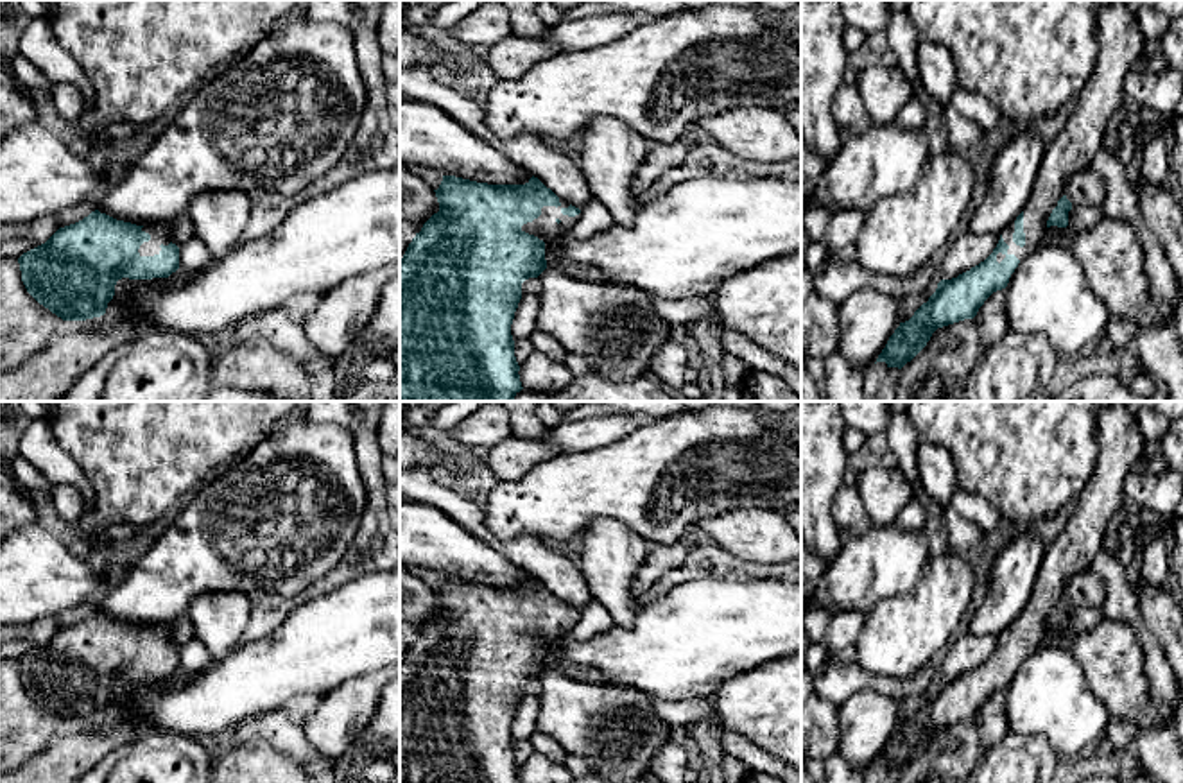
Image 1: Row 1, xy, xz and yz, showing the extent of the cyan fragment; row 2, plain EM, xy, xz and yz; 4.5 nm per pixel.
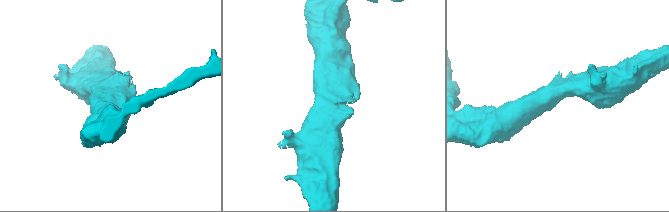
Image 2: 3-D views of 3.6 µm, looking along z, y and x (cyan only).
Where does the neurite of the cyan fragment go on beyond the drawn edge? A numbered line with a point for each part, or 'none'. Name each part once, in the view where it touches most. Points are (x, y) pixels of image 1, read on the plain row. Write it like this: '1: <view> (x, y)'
1: xz (545, 629)

